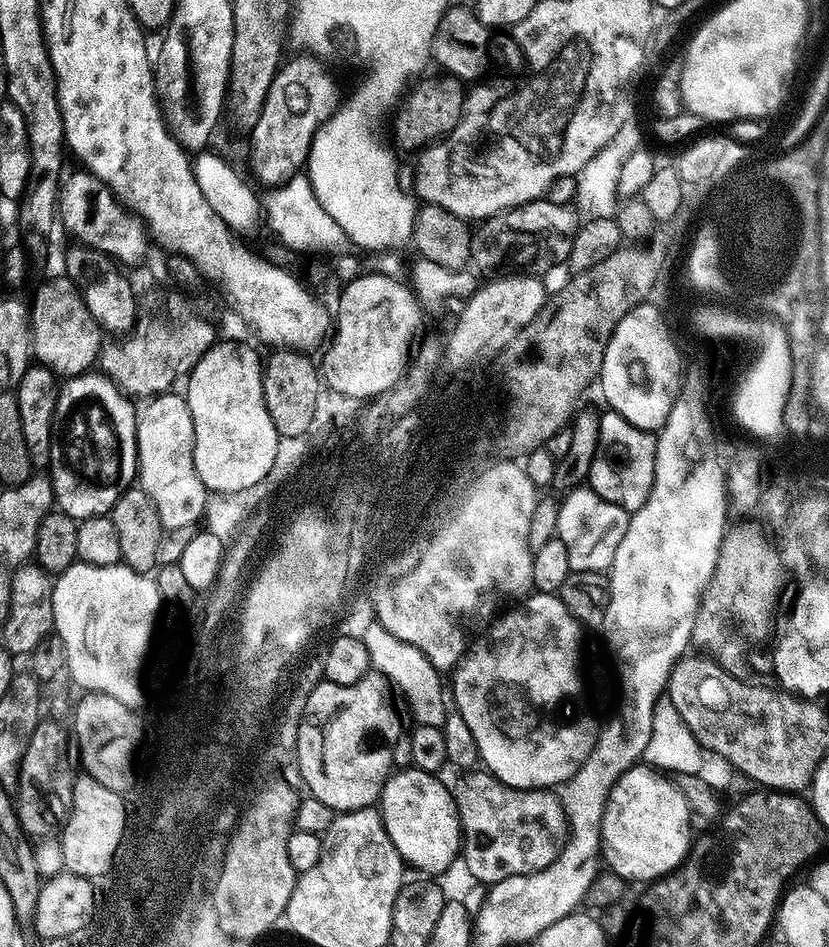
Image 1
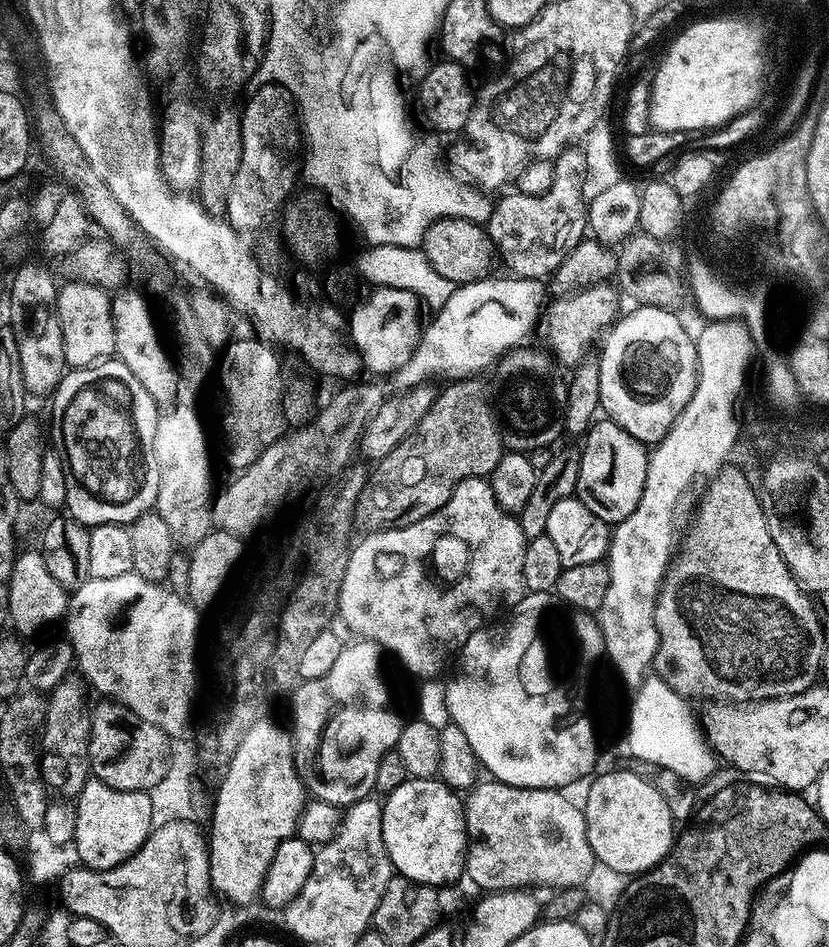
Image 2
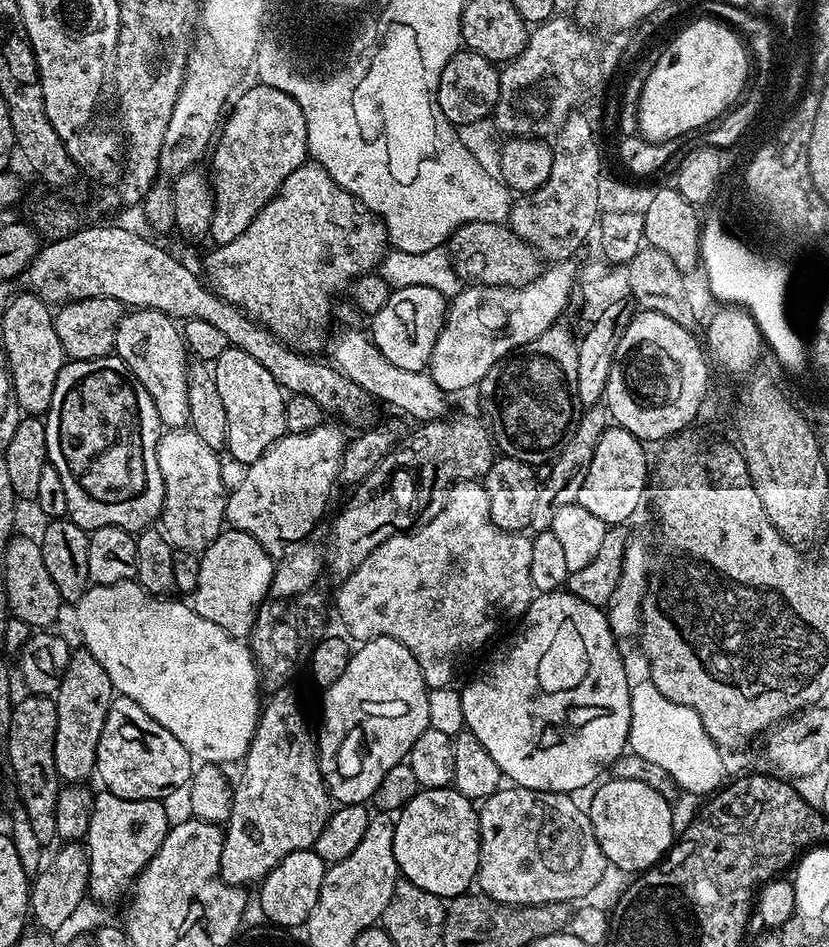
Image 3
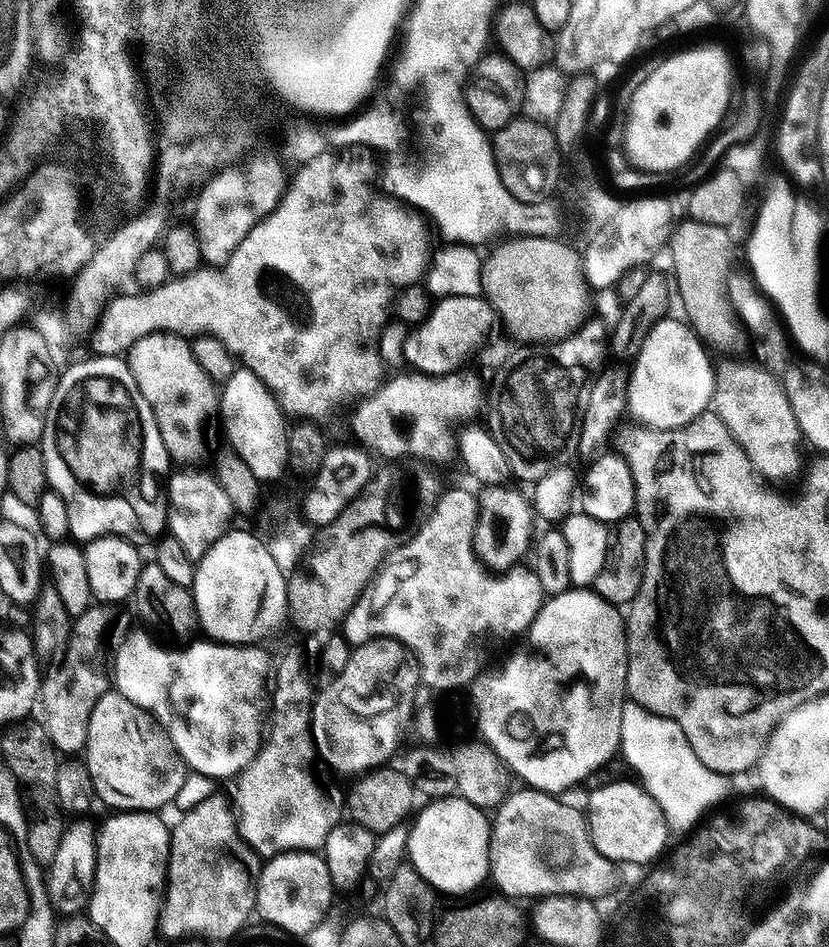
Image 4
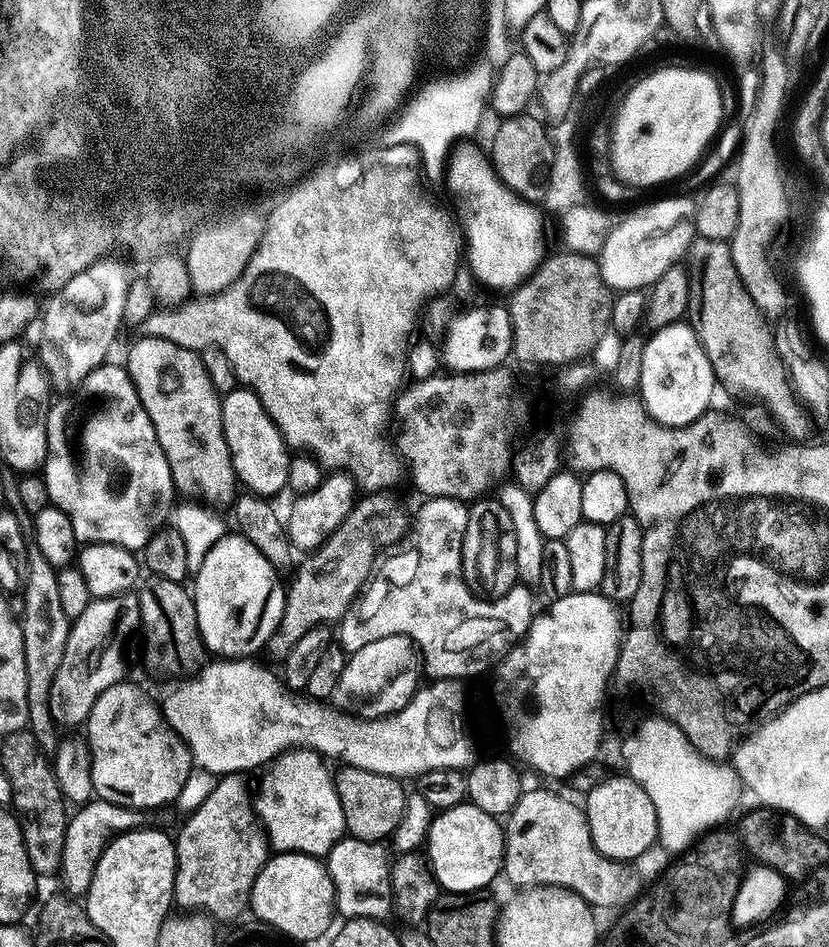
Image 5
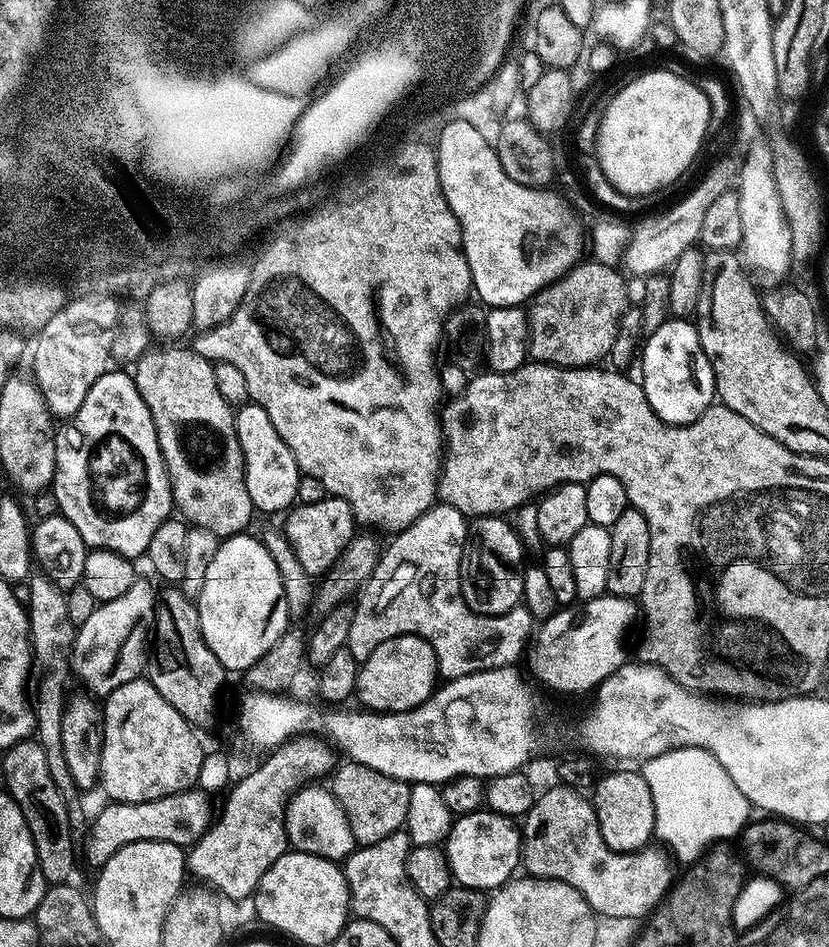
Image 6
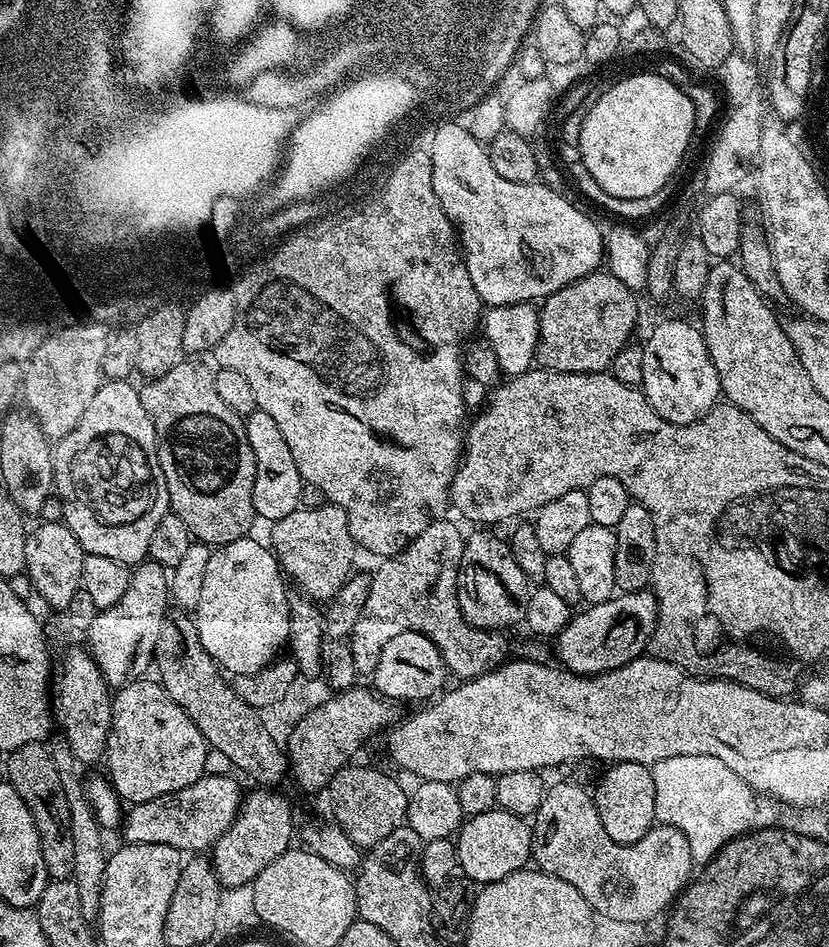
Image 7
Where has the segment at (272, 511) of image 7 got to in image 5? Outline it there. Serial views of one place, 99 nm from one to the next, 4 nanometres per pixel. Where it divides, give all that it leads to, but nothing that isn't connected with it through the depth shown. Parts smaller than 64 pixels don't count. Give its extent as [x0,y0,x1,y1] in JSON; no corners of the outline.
[222,386,290,498]

